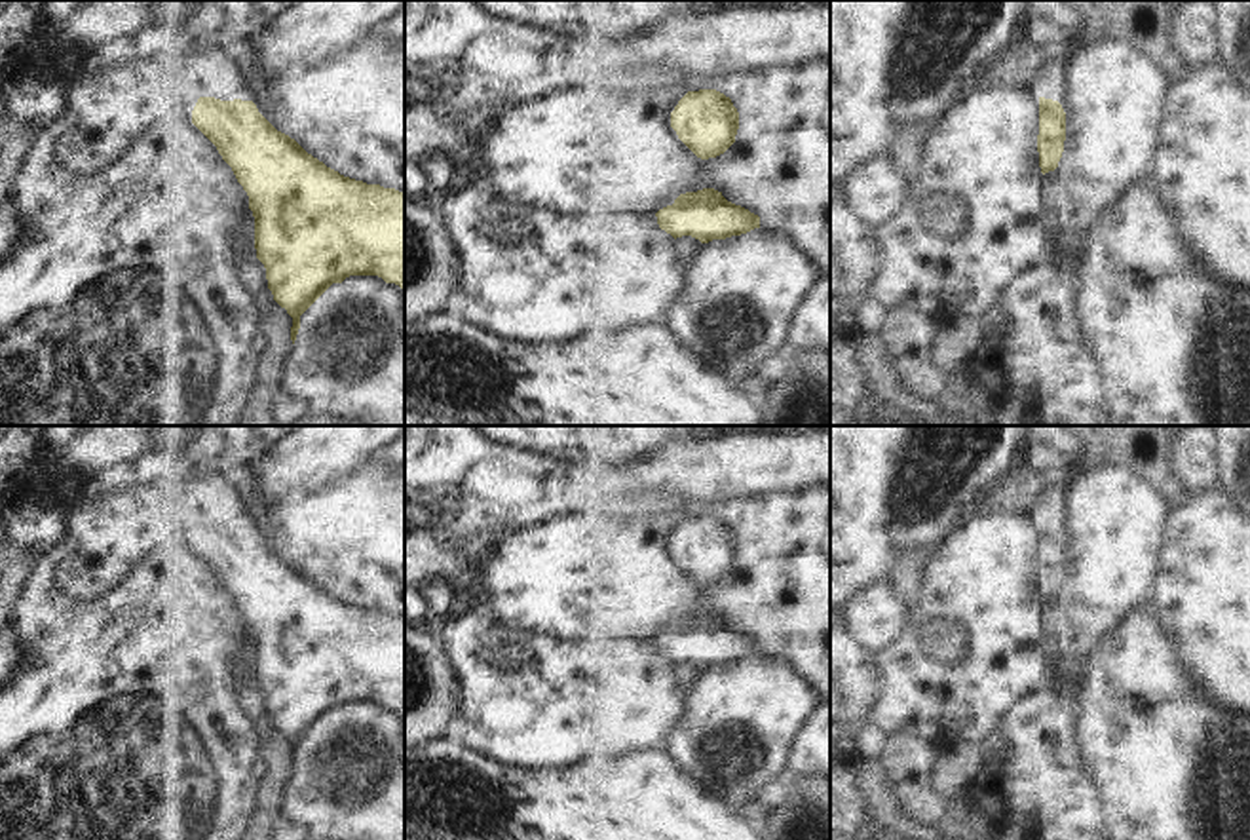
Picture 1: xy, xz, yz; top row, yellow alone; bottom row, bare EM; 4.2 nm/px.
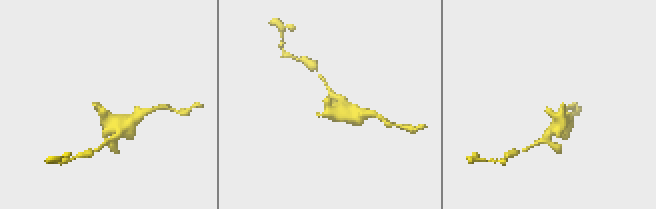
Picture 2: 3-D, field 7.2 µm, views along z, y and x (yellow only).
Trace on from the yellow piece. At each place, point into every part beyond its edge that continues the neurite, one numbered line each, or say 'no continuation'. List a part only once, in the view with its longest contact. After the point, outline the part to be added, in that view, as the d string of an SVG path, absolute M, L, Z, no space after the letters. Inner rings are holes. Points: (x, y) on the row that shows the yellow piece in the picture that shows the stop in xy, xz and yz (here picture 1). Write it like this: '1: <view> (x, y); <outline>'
1: xy (211, 71); M188 0L186 25L171 23L152 40L167 53L186 53L186 72L199 97L249 101L249 89L237 63L224 51L213 32L211 11Z

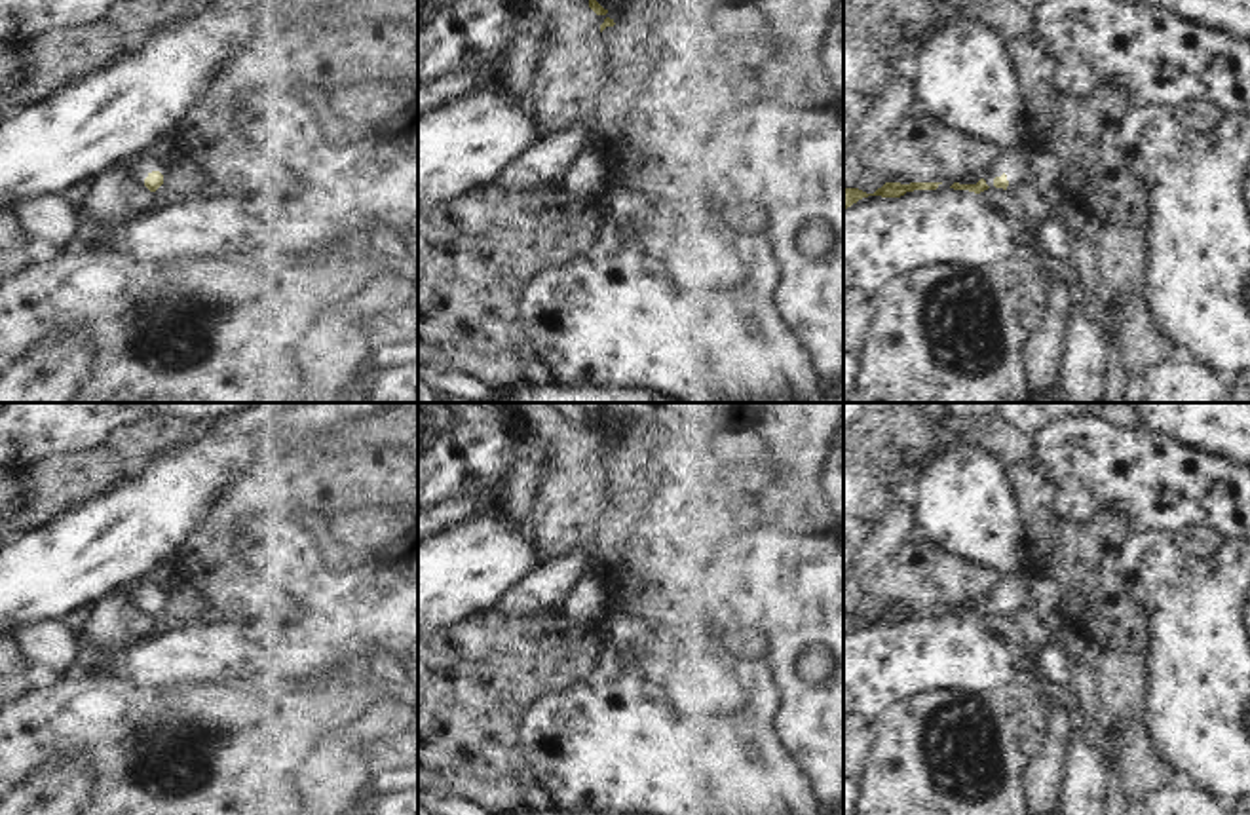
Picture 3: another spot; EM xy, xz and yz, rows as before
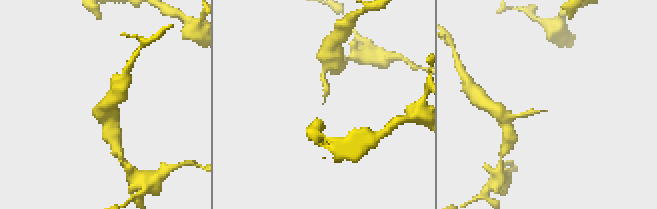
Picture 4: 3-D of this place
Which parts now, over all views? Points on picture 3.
1: yz (1013, 164); M1030 125L1026 141L1018 148L1003 152L980 177L975 177L973 182L984 179L992 190L1003 190L994 186L994 179L1005 173L1009 180L1009 190L1020 182L1032 180L1028 158L1030 150L1041 141L1043 133L1039 133L1035 125Z

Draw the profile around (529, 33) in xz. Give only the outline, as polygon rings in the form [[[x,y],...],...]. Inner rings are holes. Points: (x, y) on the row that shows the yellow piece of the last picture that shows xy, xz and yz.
[[[524,8],[513,21],[507,57],[500,78],[505,85],[507,97],[519,103],[526,112],[532,112],[534,70],[549,32],[549,17],[538,15]]]

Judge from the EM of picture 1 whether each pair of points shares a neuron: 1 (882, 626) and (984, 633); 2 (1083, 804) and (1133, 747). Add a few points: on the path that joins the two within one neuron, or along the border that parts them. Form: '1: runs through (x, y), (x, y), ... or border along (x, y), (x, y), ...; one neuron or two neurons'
1: border along (903, 588), (909, 605), (909, 628); two neurons
2: border along (1079, 745), (1089, 778), (1098, 789), (1104, 820); two neurons

